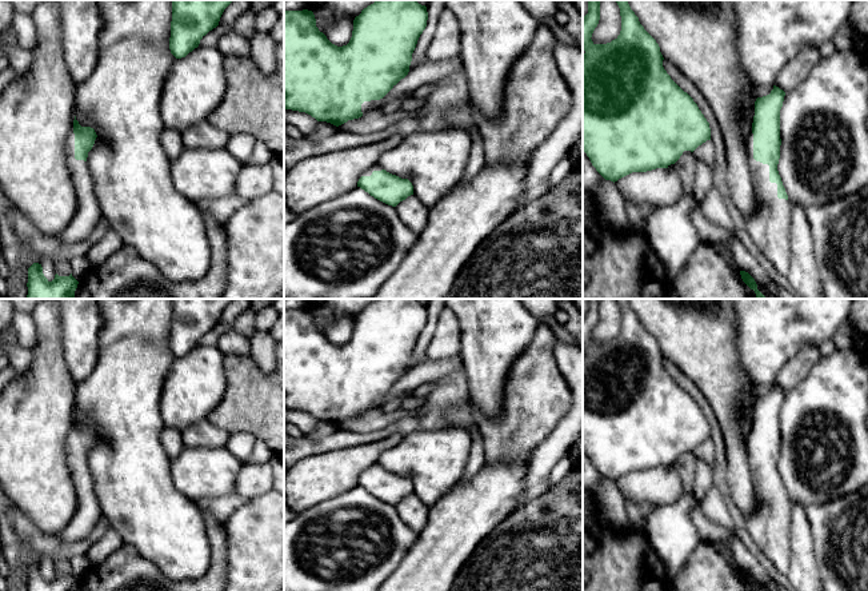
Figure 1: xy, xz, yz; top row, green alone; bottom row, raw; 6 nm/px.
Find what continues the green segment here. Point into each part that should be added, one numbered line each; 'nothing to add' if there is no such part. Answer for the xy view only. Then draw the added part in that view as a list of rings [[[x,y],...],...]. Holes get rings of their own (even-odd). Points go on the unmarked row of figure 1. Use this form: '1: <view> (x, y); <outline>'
1: xy (88, 512); [[[73,426],[65,440],[67,463],[72,474],[77,492],[77,510],[59,534],[61,542],[72,543],[89,536],[92,528],[103,516],[103,510],[95,491],[95,480],[89,470],[88,462],[75,458],[75,432]]]

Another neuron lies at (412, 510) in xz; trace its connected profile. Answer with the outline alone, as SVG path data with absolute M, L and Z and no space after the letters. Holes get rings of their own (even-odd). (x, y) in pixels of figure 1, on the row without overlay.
M415 494L408 495L395 507L401 520L416 532L420 532L428 523L429 507Z

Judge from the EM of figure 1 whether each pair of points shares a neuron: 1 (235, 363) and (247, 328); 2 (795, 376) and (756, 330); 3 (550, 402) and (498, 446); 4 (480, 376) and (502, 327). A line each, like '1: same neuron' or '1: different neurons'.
1: different neurons
2: different neurons
3: same neuron
4: same neuron

